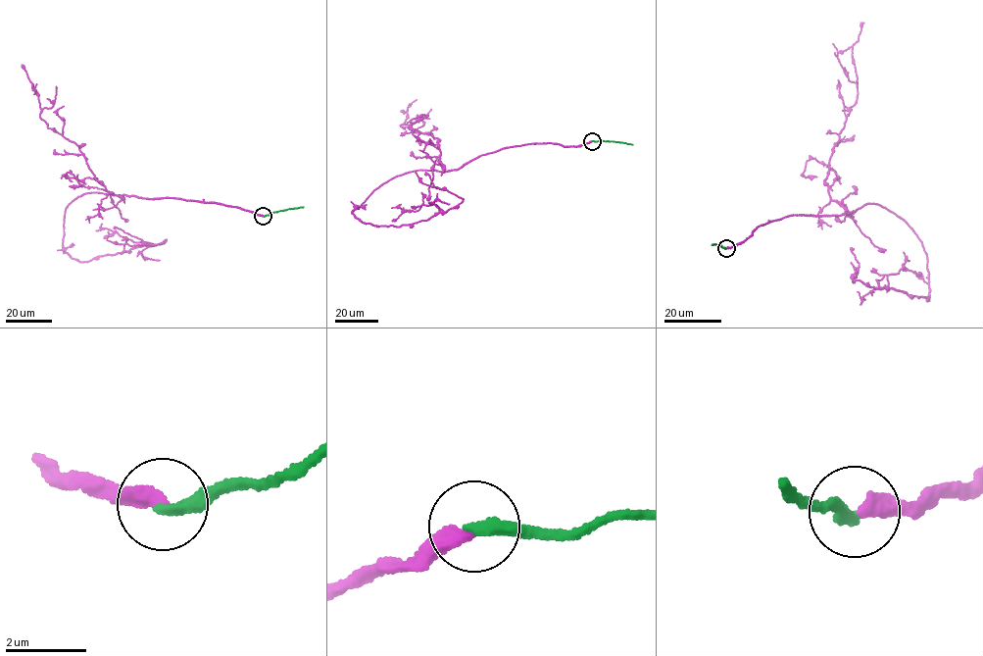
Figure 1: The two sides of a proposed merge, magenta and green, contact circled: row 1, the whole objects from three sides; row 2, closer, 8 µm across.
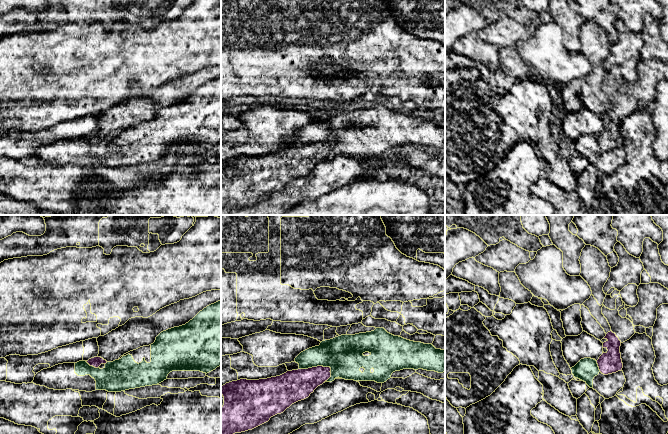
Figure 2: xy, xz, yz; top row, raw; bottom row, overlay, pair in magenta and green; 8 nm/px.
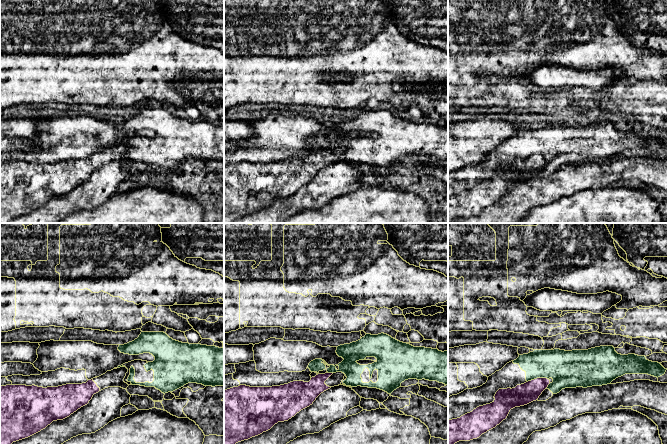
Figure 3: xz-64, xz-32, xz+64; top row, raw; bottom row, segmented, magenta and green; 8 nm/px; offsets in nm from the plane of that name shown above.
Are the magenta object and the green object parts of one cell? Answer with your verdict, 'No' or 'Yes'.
No

